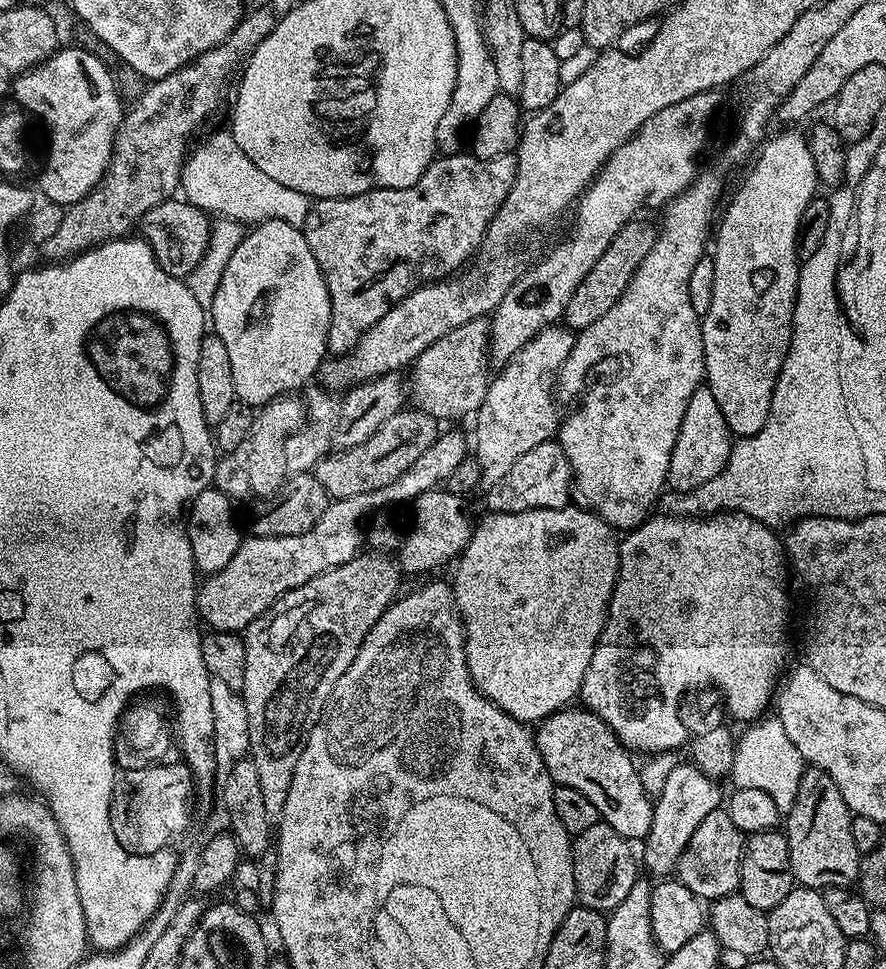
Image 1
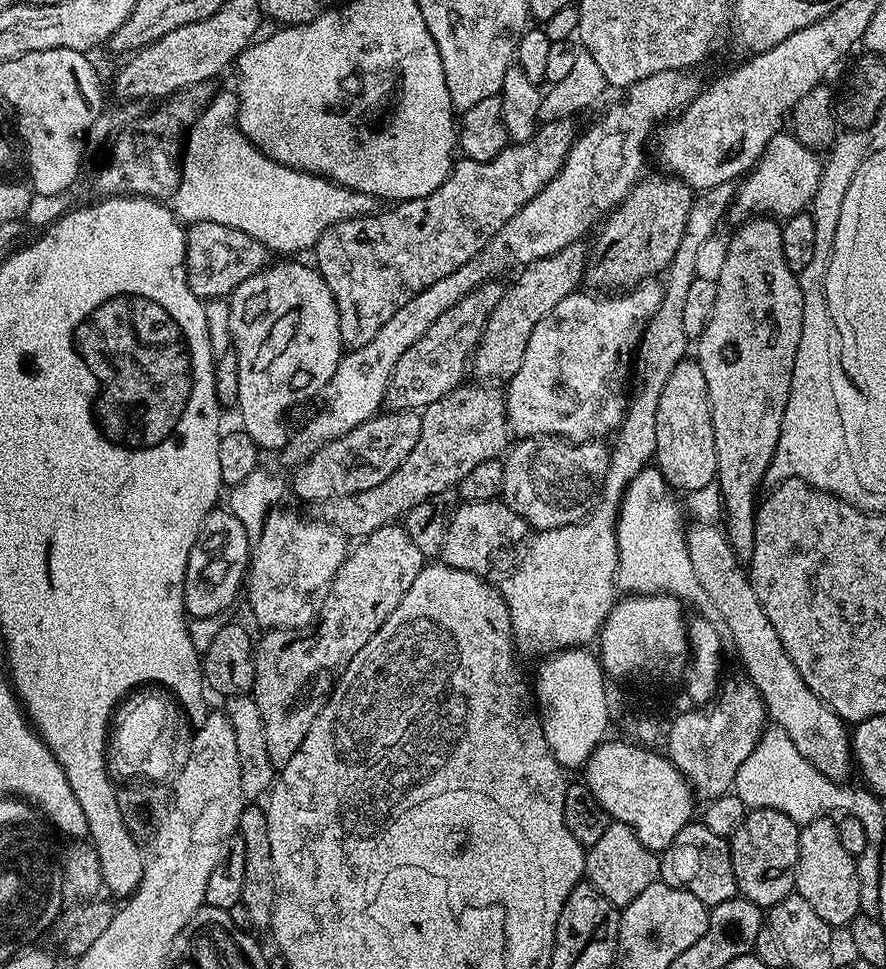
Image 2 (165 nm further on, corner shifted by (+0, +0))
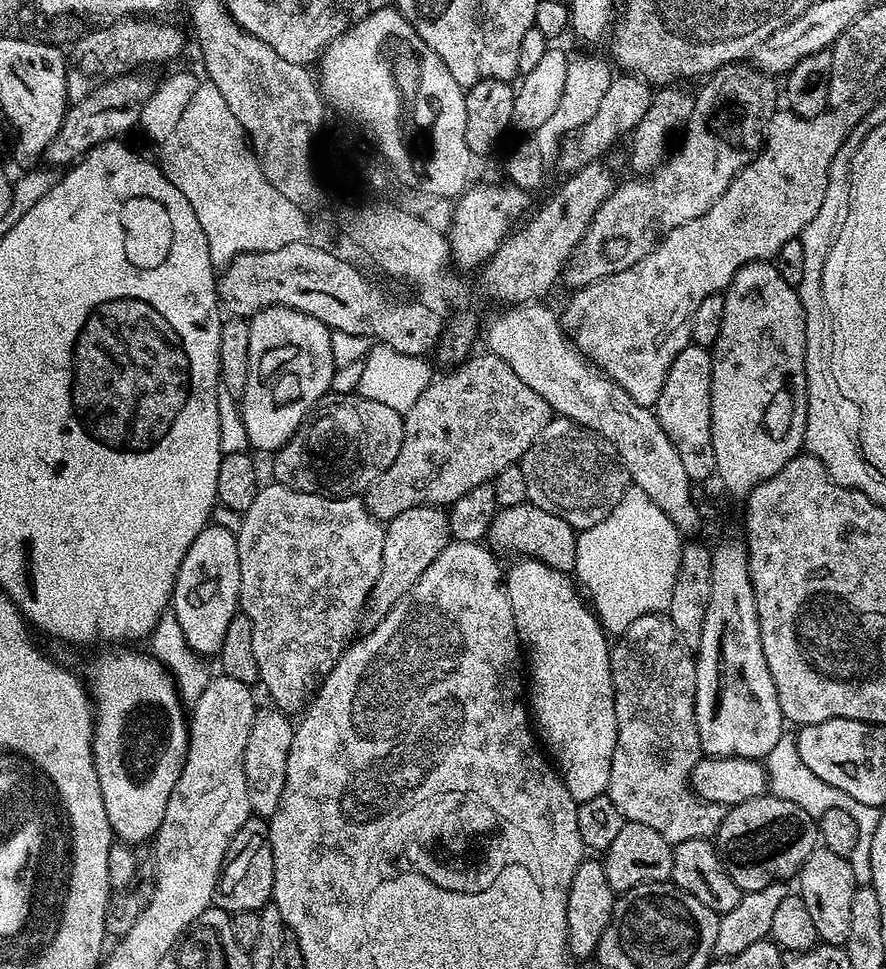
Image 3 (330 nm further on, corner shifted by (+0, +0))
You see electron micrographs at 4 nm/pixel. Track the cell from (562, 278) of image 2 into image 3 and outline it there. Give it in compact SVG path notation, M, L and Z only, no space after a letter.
M744 62L725 64L703 81L704 89L695 93L694 110L682 128L684 141L680 144L680 152L673 151L647 178L632 178L636 180L617 183L613 187L602 206L598 206L586 234L578 246L574 246L570 258L564 263L562 284L568 290L585 288L587 284L605 280L610 274L618 274L618 270L626 270L634 266L634 262L646 258L646 254L650 254L670 230L706 214L706 210L710 210L710 206L726 191L730 182L764 147L766 125L778 110L777 81L755 67L747 68L746 65Z

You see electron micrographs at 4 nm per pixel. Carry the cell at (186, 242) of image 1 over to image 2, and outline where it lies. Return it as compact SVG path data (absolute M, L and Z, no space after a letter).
M198 222L186 228L186 274L190 290L199 300L218 300L231 297L232 291L246 278L258 274L270 263L270 250L258 238L250 238L250 234L242 234L242 230L234 230L230 226L218 226L218 222Z

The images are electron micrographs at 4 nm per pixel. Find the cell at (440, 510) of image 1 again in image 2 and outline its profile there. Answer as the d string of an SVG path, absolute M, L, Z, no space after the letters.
M499 499L482 502L464 502L461 508L448 517L448 529L439 559L454 570L466 570L477 574L487 573L488 563L495 552L508 548L511 544L525 543L530 529L528 523L518 514L514 514Z

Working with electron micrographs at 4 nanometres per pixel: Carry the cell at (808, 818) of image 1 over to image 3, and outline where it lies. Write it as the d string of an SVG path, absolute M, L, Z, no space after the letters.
M817 846L800 868L799 880L798 895L802 902L806 902L806 910L810 910L817 937L825 944L847 945L850 934L850 902L857 890L849 857L839 856L834 854L834 850Z

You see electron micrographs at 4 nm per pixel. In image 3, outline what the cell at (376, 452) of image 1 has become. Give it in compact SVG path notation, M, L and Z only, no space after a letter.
M329 394L322 403L305 419L300 429L277 448L272 460L271 479L277 484L286 486L290 490L298 490L306 494L343 498L362 494L387 470L398 458L398 450L402 450L404 441L403 415L390 406L382 406L382 402L370 402L370 398L359 394L352 396L335 396Z

